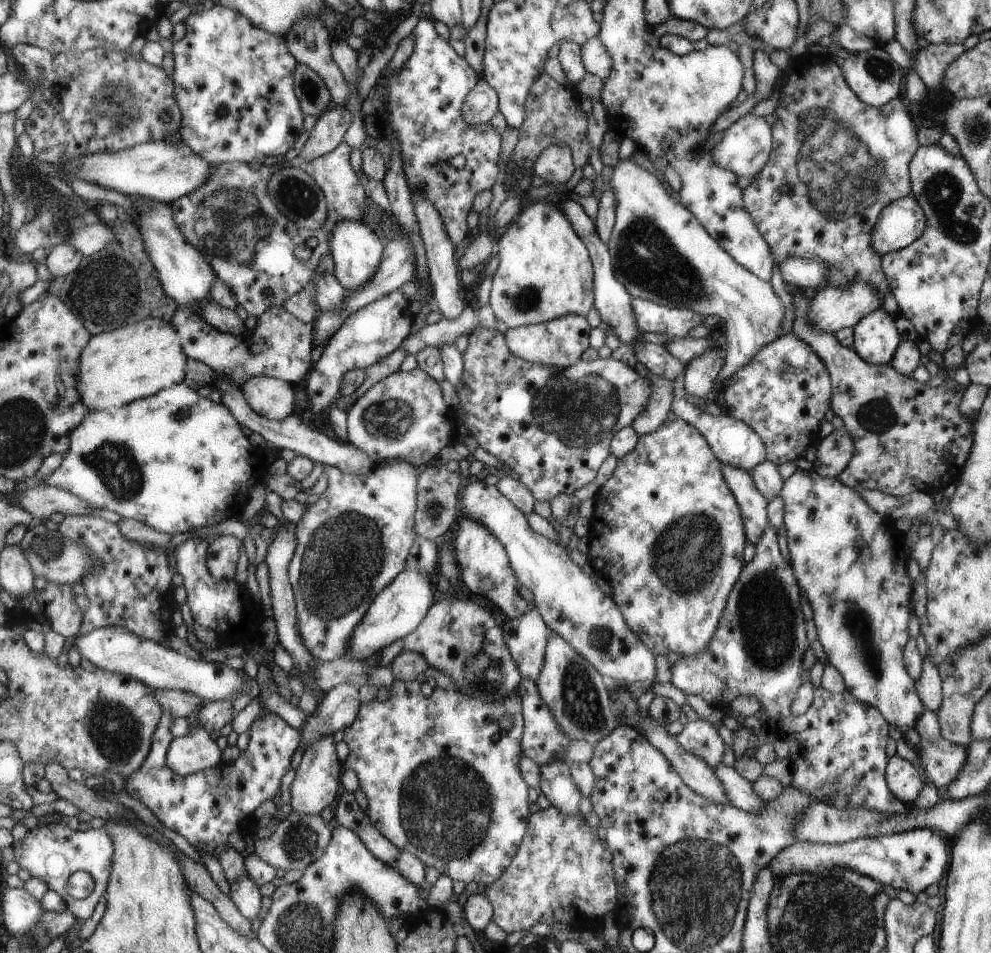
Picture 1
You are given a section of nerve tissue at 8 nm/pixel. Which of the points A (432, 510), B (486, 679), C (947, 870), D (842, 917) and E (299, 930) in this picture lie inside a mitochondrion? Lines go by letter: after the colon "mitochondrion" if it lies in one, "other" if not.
A: mitochondrion
B: mitochondrion
C: other
D: mitochondrion
E: mitochondrion

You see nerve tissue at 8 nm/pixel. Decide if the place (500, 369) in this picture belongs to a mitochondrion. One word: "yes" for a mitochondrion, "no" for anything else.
no

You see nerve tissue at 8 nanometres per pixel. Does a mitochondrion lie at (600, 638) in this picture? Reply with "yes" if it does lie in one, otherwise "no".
yes

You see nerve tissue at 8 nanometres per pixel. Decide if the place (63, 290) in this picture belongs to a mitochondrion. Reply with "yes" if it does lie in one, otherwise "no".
no

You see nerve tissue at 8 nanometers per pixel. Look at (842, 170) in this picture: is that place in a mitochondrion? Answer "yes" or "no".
yes

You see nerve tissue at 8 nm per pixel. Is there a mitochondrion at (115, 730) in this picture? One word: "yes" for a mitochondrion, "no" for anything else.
yes

